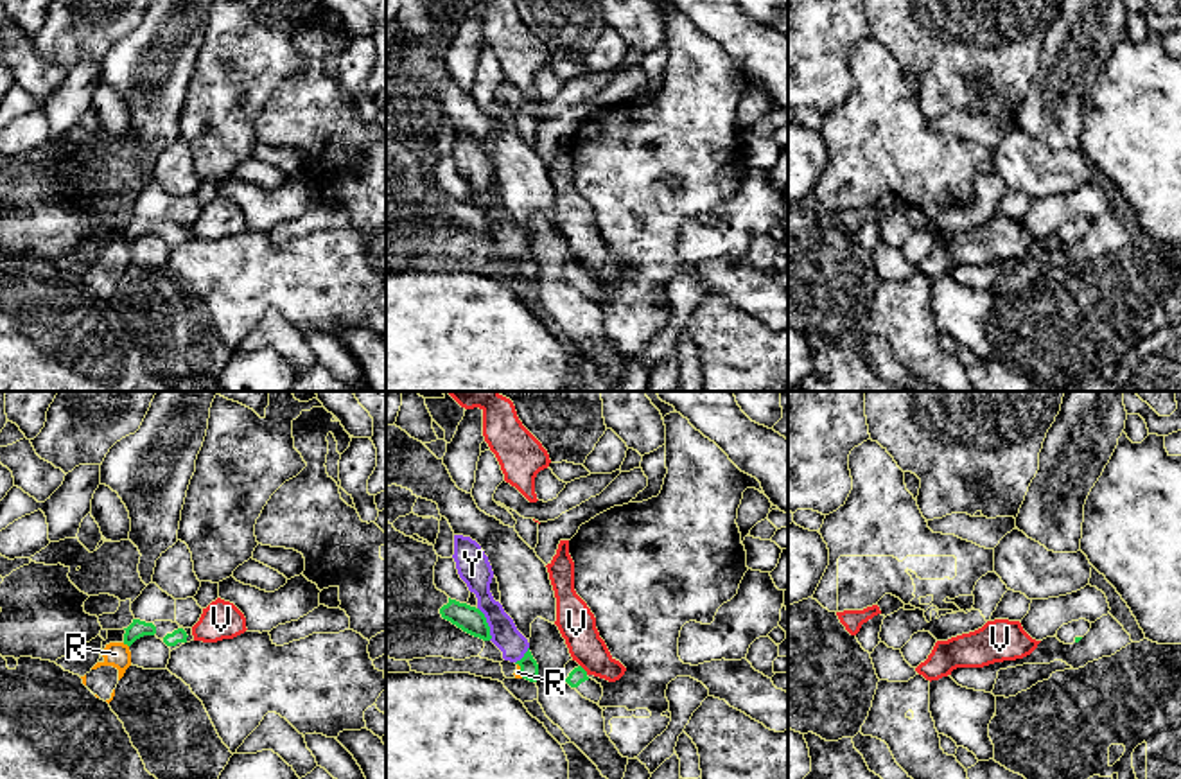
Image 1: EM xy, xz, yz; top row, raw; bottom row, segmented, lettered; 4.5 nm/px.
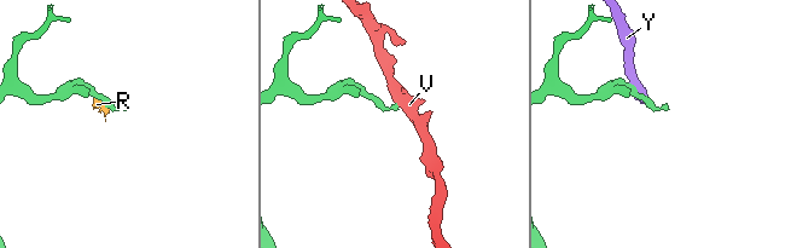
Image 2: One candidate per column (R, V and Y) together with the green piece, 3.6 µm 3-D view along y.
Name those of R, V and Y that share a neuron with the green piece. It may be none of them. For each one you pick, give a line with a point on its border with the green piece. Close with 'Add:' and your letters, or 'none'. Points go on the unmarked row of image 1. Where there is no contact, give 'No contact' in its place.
Add: none

